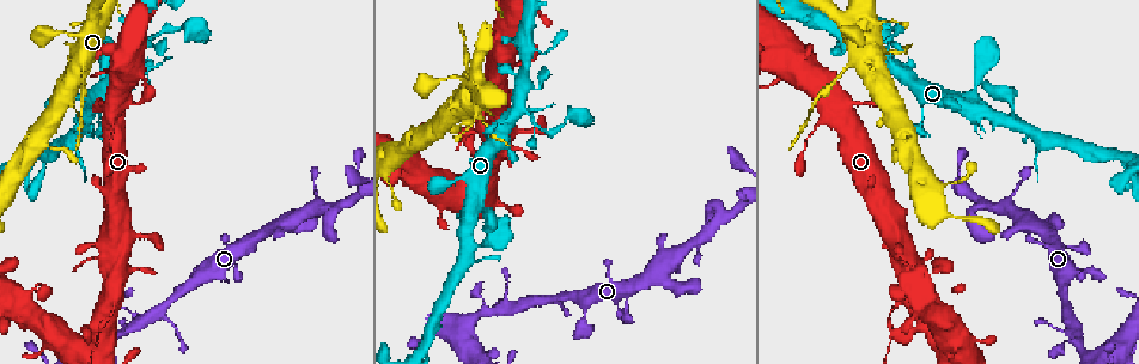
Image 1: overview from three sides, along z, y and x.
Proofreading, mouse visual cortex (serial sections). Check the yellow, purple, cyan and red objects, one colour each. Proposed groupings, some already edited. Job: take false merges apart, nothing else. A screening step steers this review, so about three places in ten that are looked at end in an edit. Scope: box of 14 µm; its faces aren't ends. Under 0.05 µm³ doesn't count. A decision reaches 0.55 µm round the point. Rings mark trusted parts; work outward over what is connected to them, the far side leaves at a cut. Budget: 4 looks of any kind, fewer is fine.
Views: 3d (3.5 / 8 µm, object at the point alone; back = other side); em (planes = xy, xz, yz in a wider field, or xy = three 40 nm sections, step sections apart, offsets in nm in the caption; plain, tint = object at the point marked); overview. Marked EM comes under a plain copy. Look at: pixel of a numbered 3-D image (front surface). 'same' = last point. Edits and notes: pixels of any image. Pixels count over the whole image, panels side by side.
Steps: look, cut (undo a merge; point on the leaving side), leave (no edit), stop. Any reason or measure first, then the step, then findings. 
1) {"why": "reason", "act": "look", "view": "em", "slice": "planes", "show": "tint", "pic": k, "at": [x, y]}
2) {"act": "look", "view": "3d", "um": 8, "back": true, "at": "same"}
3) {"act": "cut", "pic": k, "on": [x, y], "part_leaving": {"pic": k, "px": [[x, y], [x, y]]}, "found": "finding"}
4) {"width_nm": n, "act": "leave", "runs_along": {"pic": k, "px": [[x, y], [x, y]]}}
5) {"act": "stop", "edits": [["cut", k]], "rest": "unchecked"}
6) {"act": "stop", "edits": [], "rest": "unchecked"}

{"why": "abrupt turn", "act": "look", "view": "3d", "um": 3.5, "pic": 1, "at": [921, 125]}

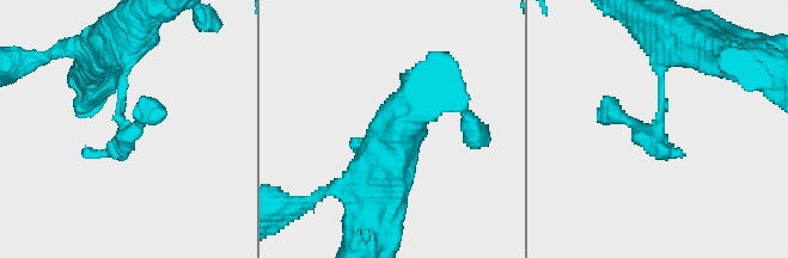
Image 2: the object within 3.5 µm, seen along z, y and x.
{"act": "look", "view": "em", "slice": "xy", "step": 3, "show": "tint", "pic": 2, "at": [122, 124]}

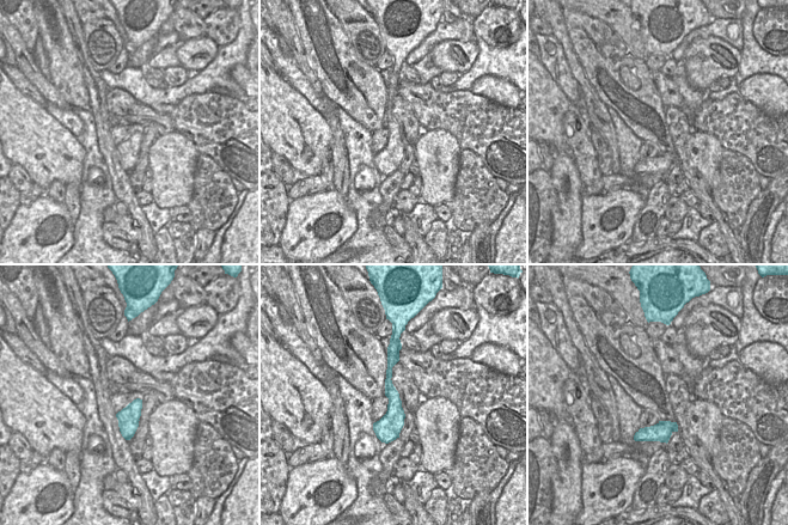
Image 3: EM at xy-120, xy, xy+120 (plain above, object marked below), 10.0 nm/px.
{"act": "leave", "runs_along": {"pic": 2, "px": [[666, 49], [654, 137], [605, 115]]}, "found": "continuous, no second cell"}

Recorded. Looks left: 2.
{"why": "thin neck", "act": "look", "view": "3d", "um": 3.5, "back": true, "pic": 1, "at": [889, 316]}

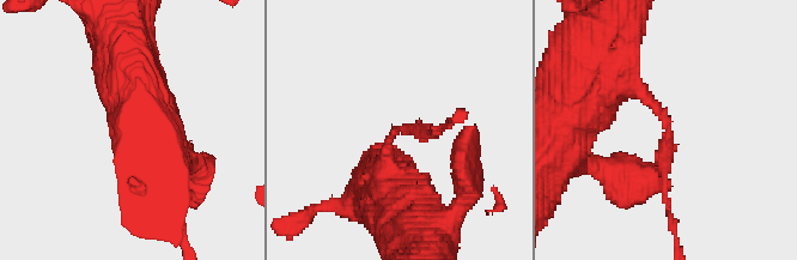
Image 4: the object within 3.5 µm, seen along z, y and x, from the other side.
{"arm_widths_nm": [100, 300], "why": "now the EM", "act": "look", "view": "em", "slice": "planes", "show": "tint", "pic": 4, "at": [399, 129]}

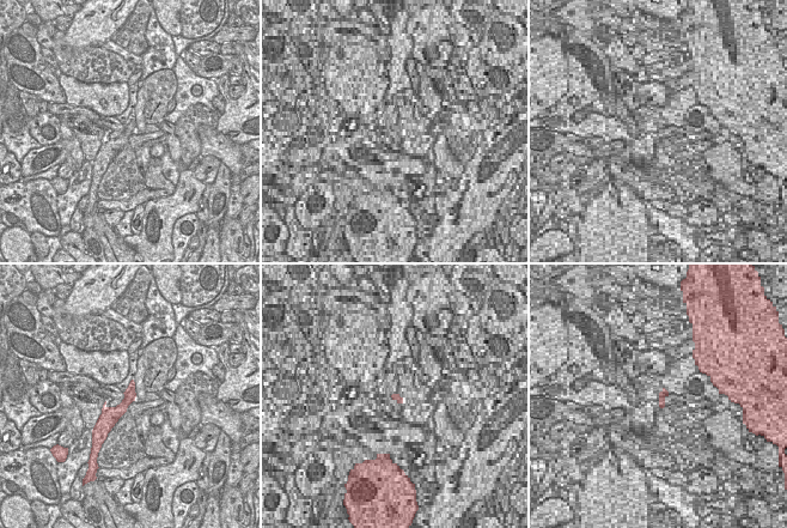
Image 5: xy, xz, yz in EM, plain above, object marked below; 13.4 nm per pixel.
{"act": "leave", "runs_along": {"pic": 5, "px": [[132, 386], [128, 400], [104, 428]]}, "found": "continuous, no second cell"}

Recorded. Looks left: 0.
{"act": "stop", "edits": [], "rest": "unchecked"}

